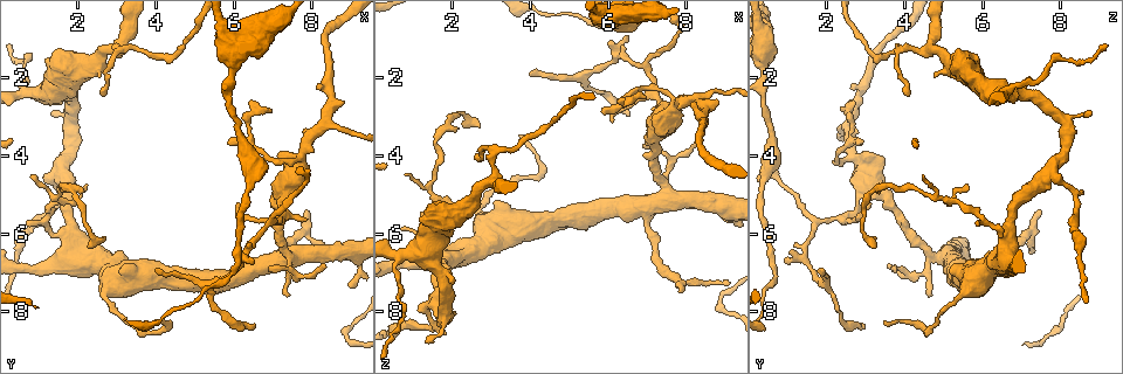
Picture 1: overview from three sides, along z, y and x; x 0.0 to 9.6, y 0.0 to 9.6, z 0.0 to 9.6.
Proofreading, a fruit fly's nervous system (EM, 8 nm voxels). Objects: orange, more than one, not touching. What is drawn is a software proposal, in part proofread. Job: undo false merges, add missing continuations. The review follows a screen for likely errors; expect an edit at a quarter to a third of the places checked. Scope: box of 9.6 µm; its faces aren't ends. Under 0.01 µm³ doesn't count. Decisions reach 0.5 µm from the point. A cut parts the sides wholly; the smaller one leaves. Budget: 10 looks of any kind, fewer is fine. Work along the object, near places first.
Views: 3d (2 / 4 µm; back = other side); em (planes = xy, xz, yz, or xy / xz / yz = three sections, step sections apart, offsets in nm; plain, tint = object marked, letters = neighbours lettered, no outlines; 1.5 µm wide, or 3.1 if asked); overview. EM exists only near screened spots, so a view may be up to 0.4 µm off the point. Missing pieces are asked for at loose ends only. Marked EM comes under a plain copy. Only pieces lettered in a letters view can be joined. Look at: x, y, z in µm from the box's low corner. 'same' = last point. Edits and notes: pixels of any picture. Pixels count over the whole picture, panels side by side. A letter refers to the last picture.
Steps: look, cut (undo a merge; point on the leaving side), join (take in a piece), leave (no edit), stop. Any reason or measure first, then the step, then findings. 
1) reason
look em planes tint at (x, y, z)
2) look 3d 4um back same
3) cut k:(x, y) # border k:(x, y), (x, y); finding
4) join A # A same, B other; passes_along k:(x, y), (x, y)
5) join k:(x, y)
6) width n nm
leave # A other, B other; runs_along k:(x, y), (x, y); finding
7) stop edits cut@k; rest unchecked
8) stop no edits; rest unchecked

thin end
look em xz step 4 letters at (0.90, 4.50, 4.55)

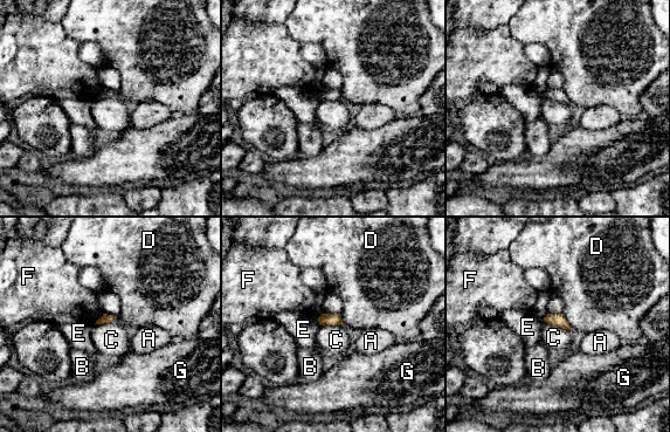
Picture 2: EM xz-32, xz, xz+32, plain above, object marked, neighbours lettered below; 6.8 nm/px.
leave # A other, B other, C other, D other, E other, F other, G other; border 2:(543, 320), (570, 330); no lettered piece goes on from it

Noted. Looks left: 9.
free end
look em xz step 8 tint at (6.85, 6.95, 3.80)

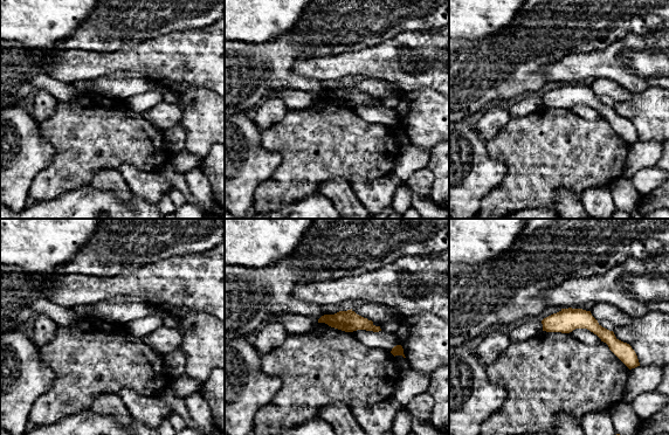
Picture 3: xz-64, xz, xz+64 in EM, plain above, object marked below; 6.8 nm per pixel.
look em planes tint same

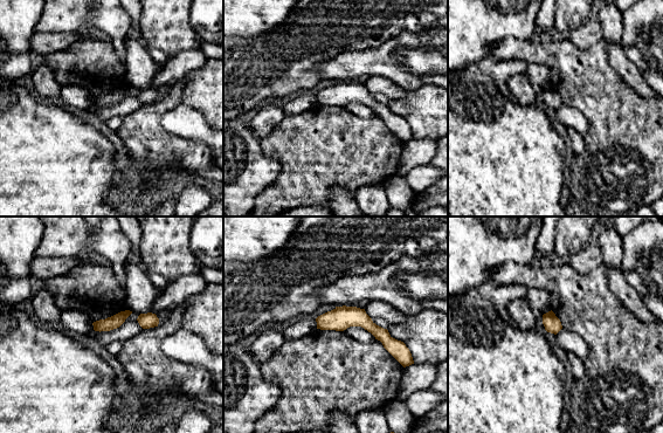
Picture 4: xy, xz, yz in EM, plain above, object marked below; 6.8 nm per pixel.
look em planes letters same

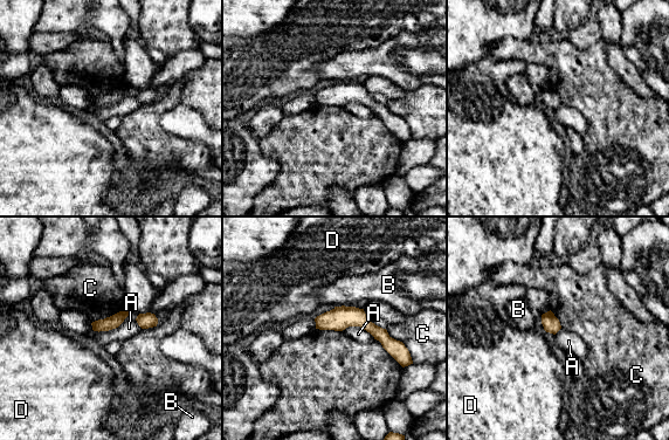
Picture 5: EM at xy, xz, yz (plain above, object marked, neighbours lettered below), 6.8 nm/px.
leave # A other, B other, C other, D other; none of them fits

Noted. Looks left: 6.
an open end
look 3d 2um at (6.10, 5.25, 3.05)

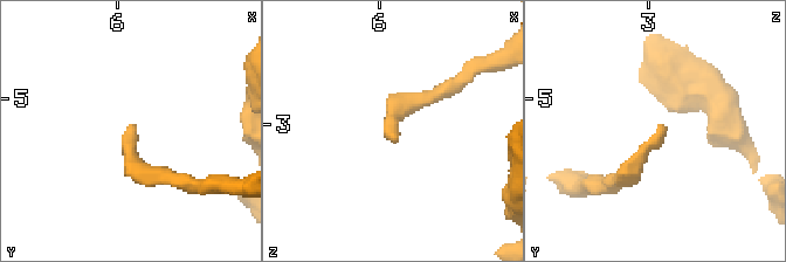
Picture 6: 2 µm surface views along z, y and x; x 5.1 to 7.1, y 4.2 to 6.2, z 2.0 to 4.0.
shape alone is not enough
look em planes letters at (6.12, 5.22, 3.08)

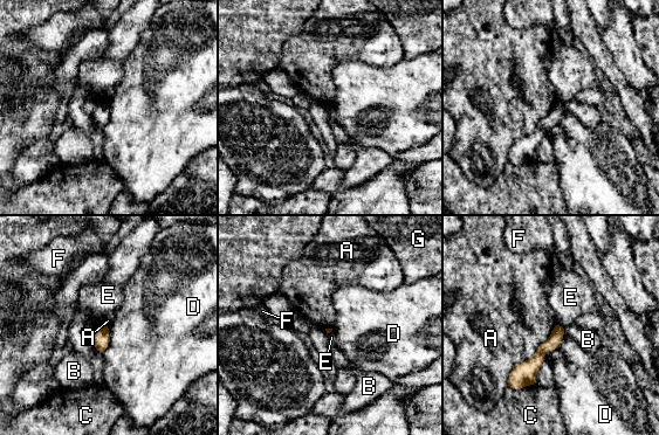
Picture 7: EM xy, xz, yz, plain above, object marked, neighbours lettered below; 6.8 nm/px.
leave # A other, B other, C other, D other, E other, F other, G other; none of them fits

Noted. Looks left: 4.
an open end
look 3d 2um at (7.90, 5.65, 2.90)

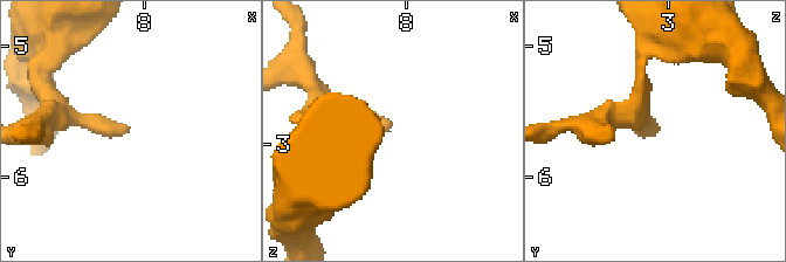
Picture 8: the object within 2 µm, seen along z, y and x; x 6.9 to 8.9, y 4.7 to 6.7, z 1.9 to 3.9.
shape alone is not enough
look em planes tint at (7.86, 5.64, 2.90)

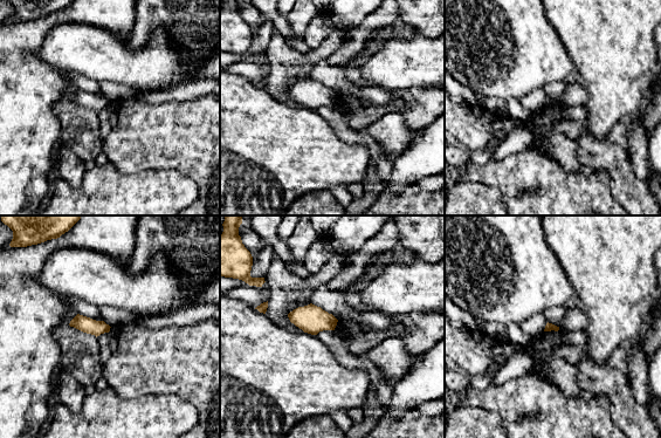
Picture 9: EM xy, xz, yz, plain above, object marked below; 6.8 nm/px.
look em planes letters same

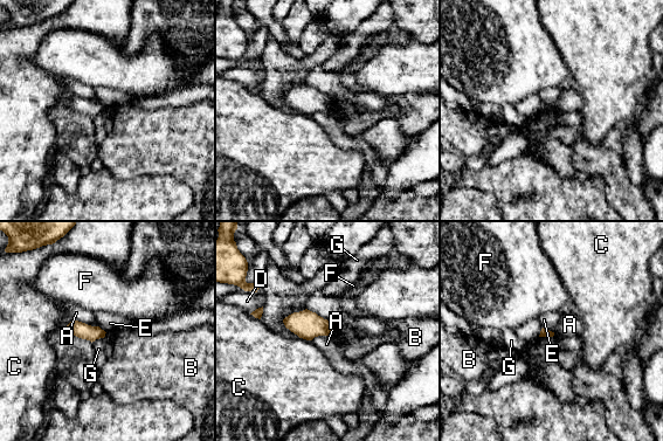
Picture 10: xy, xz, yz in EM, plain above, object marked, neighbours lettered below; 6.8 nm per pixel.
leave # A other, B other, C other, D other, E other, F other, G other; border 10:(73, 318), (97, 326); none of them fits

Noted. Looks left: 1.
stop no edits; rest unchecked

